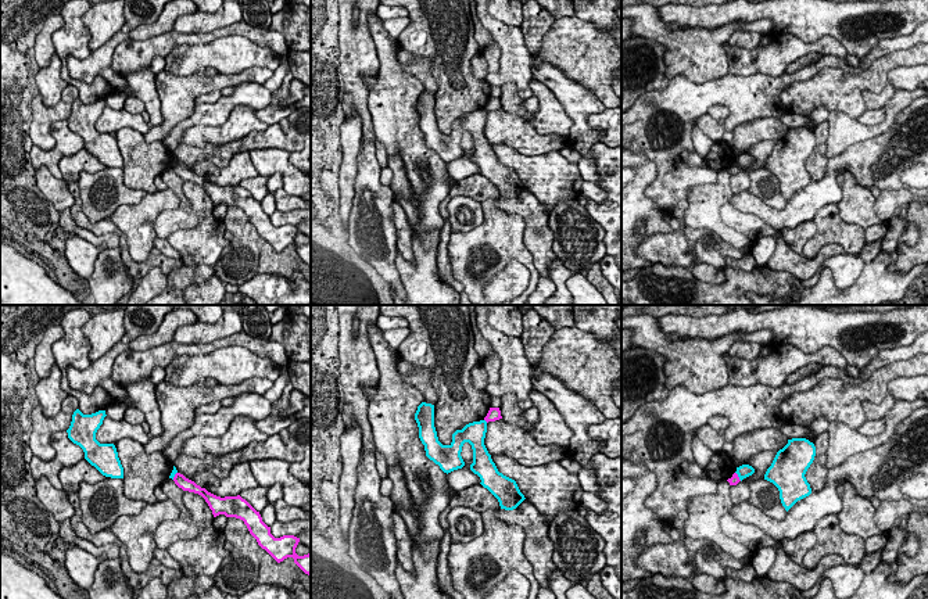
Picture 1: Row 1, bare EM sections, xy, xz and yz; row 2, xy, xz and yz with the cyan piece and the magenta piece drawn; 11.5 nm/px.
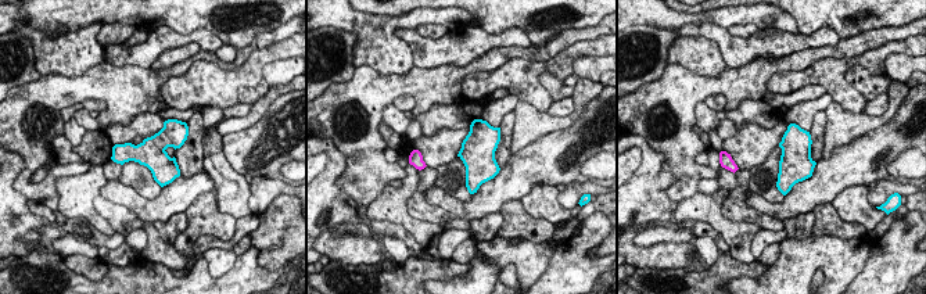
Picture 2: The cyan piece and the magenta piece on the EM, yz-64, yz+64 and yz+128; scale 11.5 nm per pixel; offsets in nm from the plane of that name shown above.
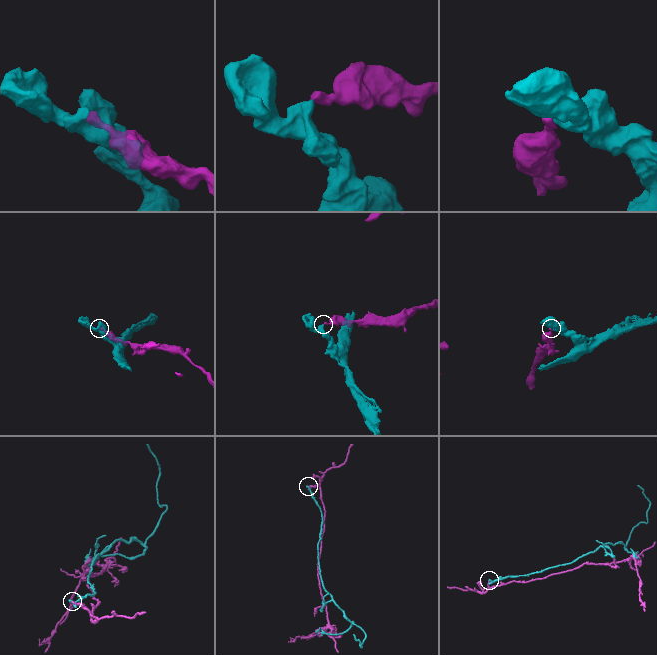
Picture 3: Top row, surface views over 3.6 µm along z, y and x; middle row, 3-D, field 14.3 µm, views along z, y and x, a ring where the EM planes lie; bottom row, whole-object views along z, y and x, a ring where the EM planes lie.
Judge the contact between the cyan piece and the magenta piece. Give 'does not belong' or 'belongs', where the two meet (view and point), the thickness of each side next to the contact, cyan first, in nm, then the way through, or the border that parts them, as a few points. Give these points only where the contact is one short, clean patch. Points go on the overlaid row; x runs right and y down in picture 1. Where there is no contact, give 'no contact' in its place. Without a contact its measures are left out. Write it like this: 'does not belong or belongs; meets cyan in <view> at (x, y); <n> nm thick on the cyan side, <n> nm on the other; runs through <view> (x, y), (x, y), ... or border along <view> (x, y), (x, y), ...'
does not belong; meets cyan in yz at (738, 476); 160 nm thick on the cyan side, 120 nm on the other; border along yz (735, 472), (741, 480)

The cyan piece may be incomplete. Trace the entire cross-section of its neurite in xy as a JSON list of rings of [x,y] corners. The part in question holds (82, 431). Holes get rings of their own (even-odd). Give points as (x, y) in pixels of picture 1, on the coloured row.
[[[76,409],[72,415],[71,426],[67,430],[68,438],[83,449],[85,459],[103,476],[123,478],[123,467],[118,458],[115,445],[100,444],[96,440],[96,433],[103,424],[105,416],[105,410],[83,415]]]

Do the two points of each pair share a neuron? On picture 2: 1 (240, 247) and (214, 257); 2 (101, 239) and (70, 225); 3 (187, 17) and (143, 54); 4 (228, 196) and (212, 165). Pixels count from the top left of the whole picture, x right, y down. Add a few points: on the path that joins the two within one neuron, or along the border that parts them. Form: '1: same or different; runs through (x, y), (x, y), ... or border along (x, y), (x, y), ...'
1: same; runs through (233, 254), (221, 257)
2: same; runs through (93, 237), (78, 228)
3: different; border along (161, 24), (182, 33), (207, 29)
4: same; runs through (228, 189), (228, 180), (219, 172)

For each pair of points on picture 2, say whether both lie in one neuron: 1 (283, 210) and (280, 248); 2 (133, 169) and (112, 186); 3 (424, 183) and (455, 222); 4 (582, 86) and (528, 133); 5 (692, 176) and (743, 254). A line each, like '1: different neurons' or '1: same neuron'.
1: same neuron
2: different neurons
3: same neuron
4: same neuron
5: different neurons

